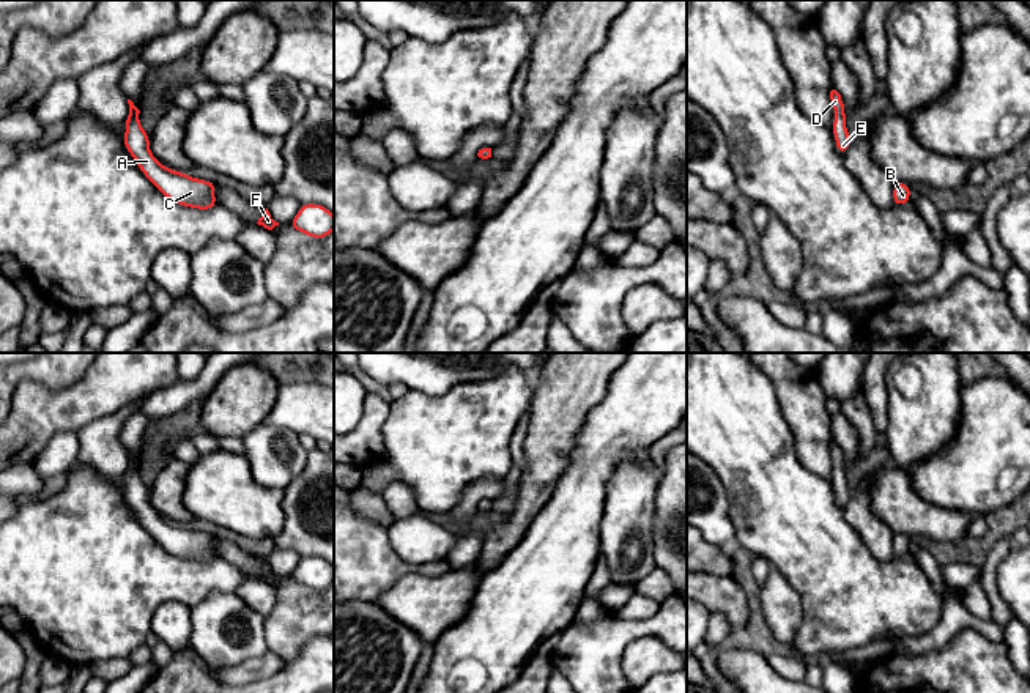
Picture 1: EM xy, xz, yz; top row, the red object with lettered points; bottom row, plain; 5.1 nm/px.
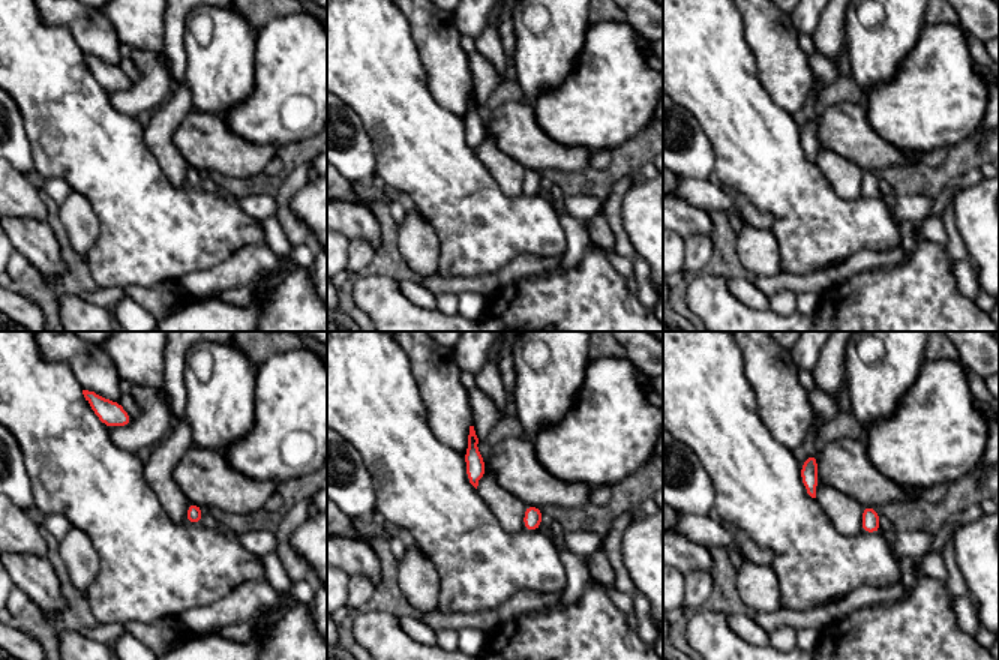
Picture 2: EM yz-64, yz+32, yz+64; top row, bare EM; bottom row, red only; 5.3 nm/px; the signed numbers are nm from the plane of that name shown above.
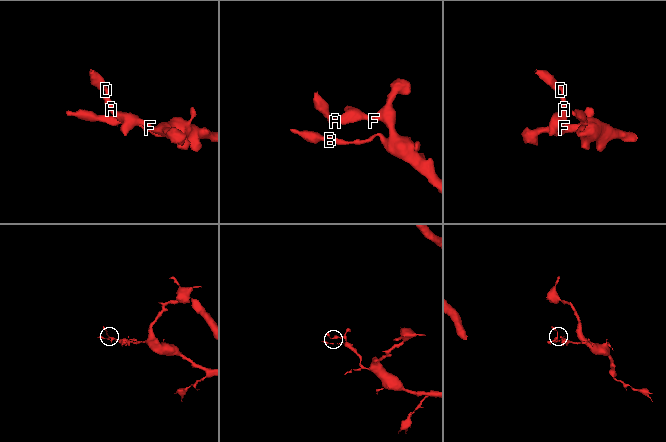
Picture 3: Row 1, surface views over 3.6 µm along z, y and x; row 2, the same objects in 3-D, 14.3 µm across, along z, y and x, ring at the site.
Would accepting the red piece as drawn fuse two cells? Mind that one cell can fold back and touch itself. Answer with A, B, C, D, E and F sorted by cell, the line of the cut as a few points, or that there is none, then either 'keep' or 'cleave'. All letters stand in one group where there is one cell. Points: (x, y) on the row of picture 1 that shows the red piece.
A B C D E F; no cut; keep

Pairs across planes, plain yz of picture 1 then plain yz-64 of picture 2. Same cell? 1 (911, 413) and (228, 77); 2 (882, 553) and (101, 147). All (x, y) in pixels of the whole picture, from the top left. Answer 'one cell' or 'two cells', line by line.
1: one cell
2: two cells

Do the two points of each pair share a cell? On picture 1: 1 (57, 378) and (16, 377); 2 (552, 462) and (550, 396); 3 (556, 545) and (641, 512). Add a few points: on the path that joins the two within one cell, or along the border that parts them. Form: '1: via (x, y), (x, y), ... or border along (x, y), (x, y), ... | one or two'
1: via (48, 372), (25, 372) | one
2: via (552, 446), (552, 411) | one
3: border along (607, 492), (599, 552) | two

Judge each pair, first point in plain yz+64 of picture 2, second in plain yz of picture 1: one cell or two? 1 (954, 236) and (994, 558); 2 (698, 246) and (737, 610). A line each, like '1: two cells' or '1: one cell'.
1: one cell
2: two cells

